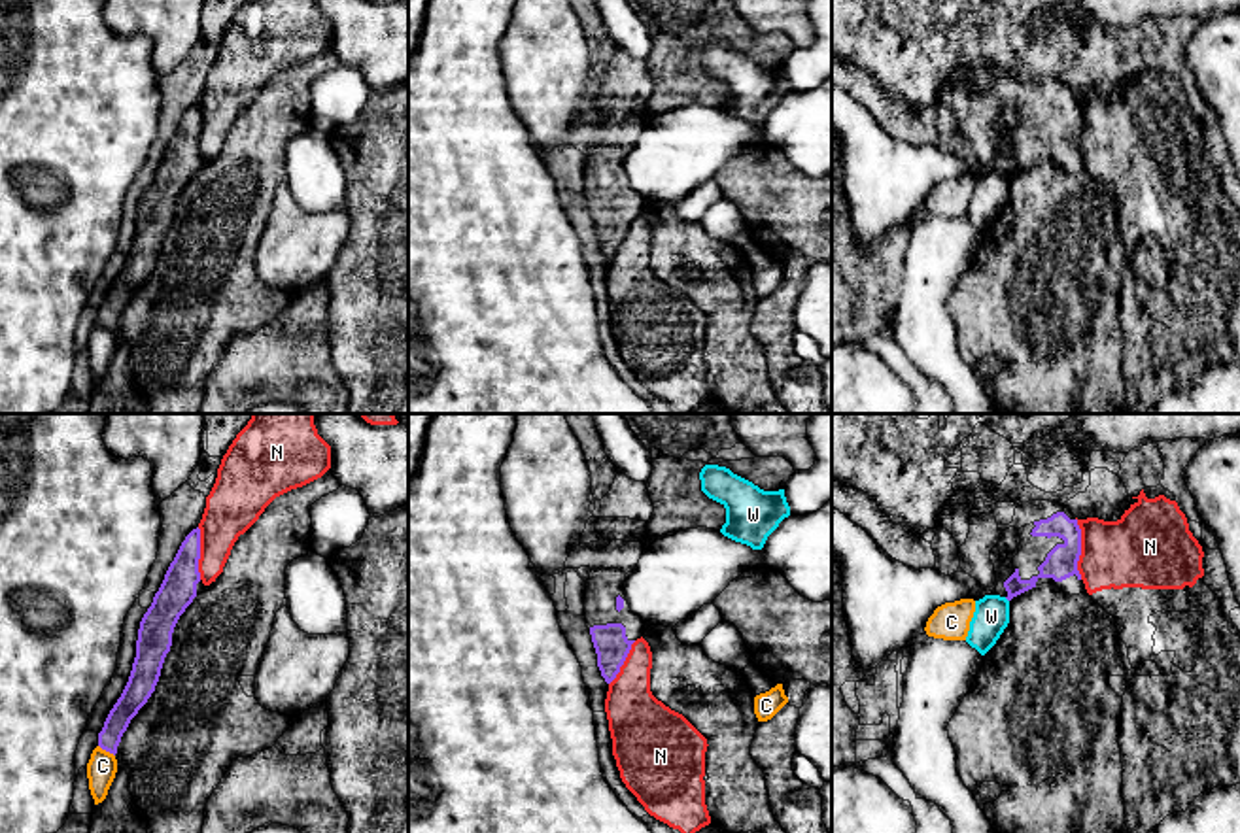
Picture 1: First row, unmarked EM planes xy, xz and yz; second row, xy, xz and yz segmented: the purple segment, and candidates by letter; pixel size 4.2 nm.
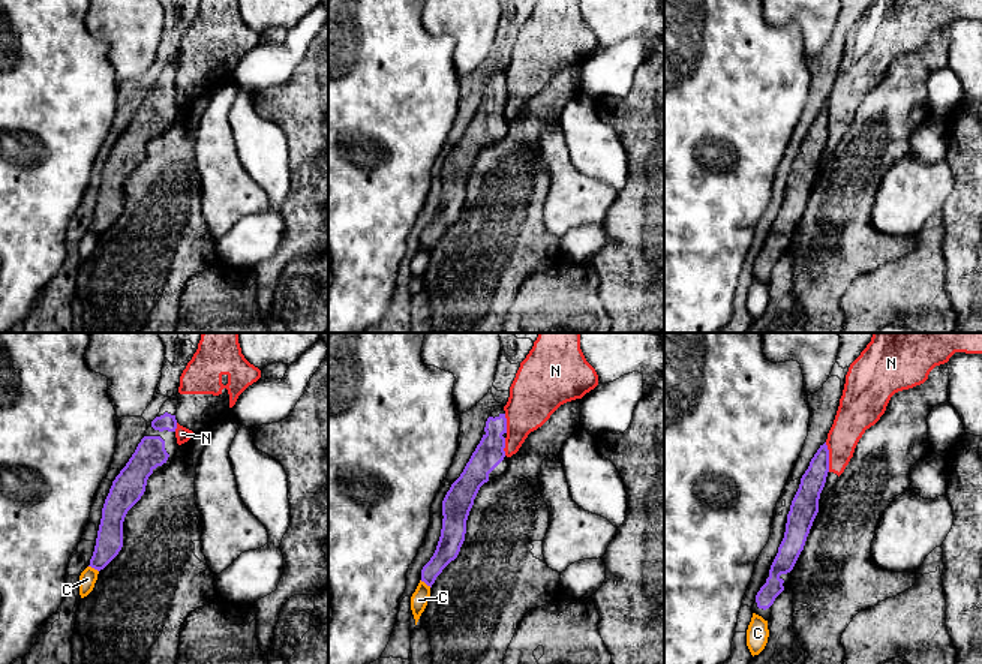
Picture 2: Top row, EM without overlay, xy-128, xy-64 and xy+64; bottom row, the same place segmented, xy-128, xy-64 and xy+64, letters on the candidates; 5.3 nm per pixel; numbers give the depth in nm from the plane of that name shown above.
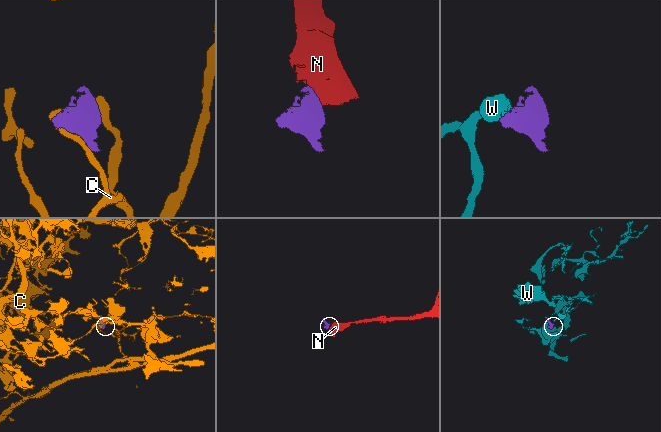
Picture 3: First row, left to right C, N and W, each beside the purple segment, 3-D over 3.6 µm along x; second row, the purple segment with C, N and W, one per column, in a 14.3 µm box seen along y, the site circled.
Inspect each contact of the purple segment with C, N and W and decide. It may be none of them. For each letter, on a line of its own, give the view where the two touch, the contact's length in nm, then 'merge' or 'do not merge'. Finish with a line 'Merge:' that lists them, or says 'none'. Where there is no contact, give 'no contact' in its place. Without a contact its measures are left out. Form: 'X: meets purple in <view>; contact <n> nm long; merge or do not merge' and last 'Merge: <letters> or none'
C: meets purple in xy; contact 90 nm long; do not merge
N: meets purple in yz; contact 260 nm long; do not merge
W: no contact; do not merge
Merge: none

